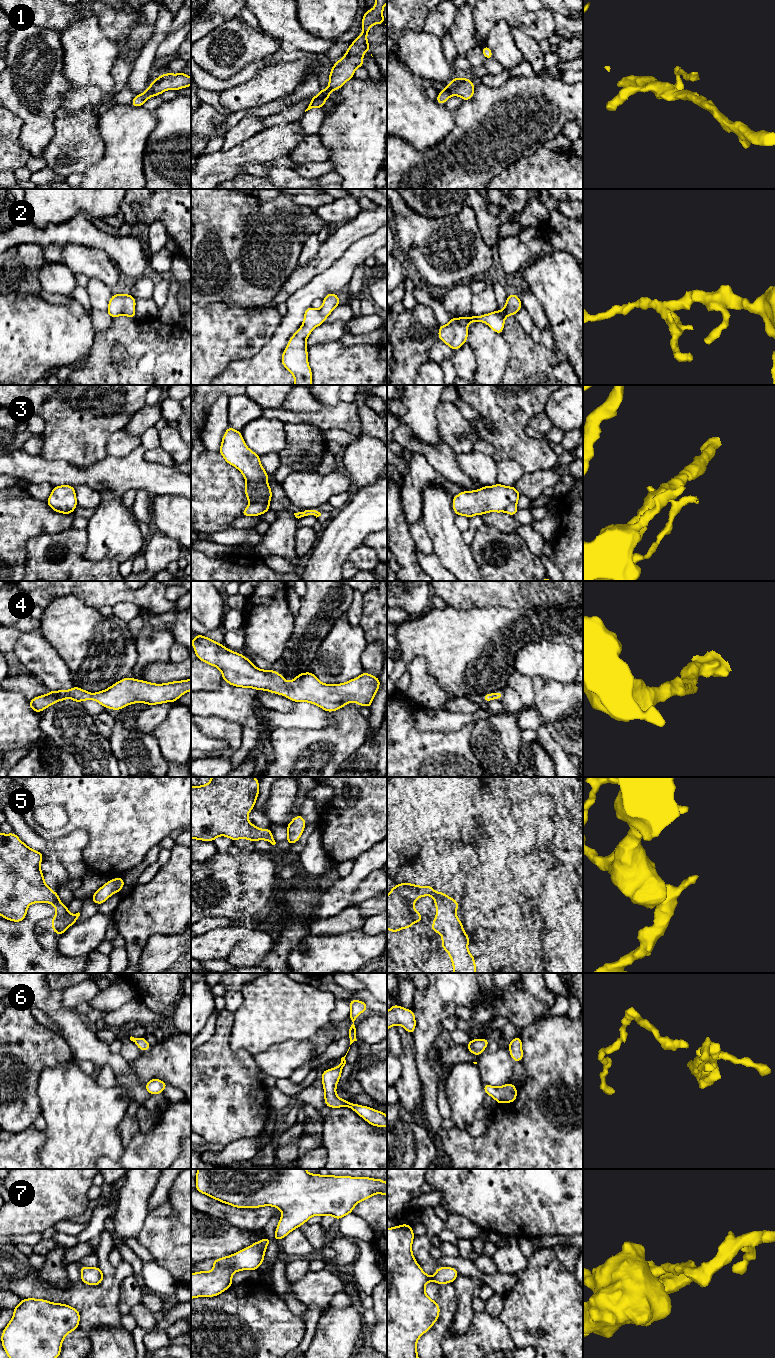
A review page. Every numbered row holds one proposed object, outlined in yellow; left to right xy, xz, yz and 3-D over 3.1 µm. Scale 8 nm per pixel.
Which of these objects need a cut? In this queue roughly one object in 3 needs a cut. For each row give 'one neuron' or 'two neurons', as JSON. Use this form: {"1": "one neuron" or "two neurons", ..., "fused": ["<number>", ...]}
{"1": "one neuron", "2": "one neuron", "3": "two neurons", "4": "one neuron", "5": "one neuron", "6": "one neuron", "7": "one neuron", "fused": ["3"]}

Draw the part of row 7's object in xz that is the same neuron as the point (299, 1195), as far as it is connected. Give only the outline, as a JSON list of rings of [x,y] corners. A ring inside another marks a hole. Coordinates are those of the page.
[[[197,1169],[195,1189],[215,1200],[236,1208],[273,1206],[282,1212],[275,1230],[274,1240],[285,1238],[291,1231],[306,1223],[312,1216],[333,1216],[336,1220],[351,1214],[361,1201],[374,1194],[387,1195],[387,1183],[383,1179],[351,1176],[322,1176],[310,1174],[306,1169]]]

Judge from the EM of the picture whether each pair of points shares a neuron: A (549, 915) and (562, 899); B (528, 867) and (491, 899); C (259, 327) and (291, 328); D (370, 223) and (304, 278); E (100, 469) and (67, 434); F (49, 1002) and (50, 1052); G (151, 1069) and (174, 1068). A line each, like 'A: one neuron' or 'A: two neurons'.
A: one neuron
B: two neurons
C: two neurons
D: one neuron
E: two neurons
F: two neurons
G: one neuron

